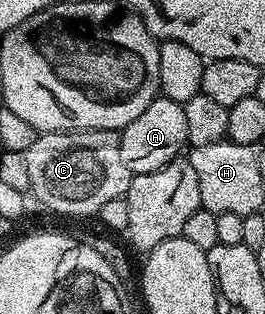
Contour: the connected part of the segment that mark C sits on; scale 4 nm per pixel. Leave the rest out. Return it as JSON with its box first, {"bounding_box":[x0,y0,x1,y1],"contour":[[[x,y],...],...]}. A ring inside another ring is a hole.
{"bounding_box":[26,129,131,217],"contour":[[[79,129],[61,133],[42,133],[35,136],[32,147],[26,152],[30,193],[38,196],[42,205],[47,205],[54,213],[67,213],[70,217],[86,217],[97,214],[108,199],[125,197],[130,186],[131,172],[128,163],[120,156],[119,134],[109,129]]]}

